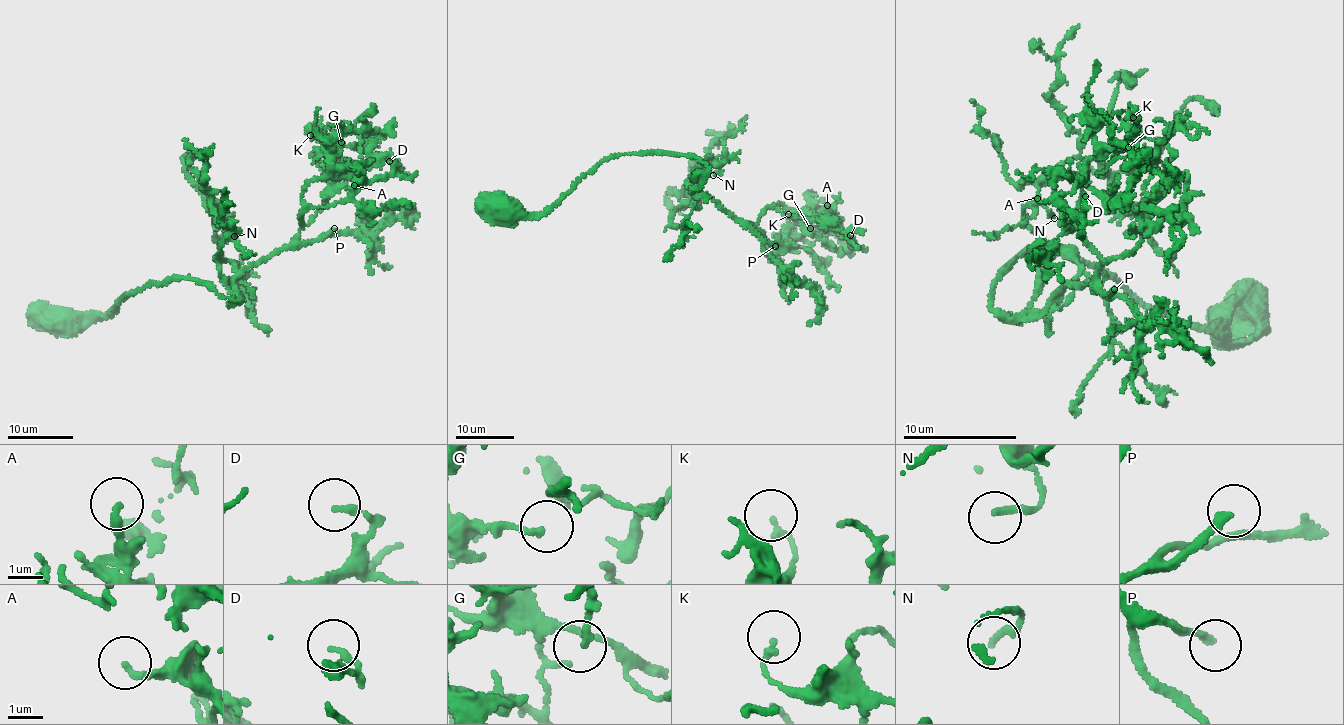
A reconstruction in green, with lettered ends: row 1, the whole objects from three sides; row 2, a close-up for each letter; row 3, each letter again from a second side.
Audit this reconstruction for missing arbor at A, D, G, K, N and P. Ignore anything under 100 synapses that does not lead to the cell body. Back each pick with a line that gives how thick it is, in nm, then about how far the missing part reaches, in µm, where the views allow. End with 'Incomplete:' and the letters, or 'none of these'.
P: Thickness 200 nm. Missing length about 20 µm
Incomplete: P

